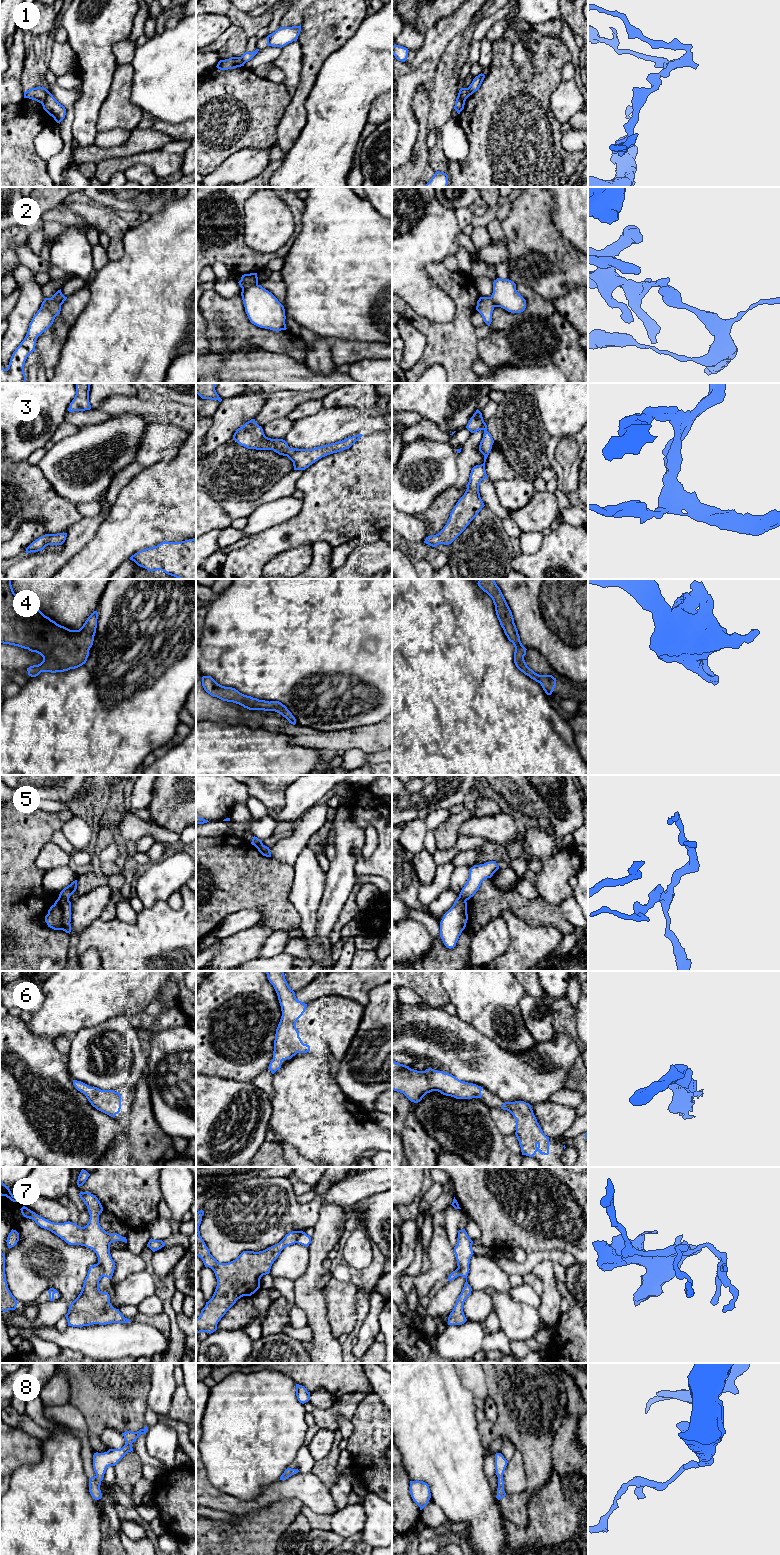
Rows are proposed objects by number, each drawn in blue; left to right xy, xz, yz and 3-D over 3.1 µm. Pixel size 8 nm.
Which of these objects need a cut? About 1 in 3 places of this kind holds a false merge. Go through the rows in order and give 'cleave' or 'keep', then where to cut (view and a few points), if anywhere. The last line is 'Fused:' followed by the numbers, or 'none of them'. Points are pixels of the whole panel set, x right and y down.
1: cleave; cut xy (48, 91), (47, 97), (41, 103)
2: cleave; cut xz (257, 283), (242, 289)
3: keep; cut none
4: keep; cut none
5: cleave; cut xy (59, 896), (68, 900)
6: keep; cut none
7: cleave; cut xy (97, 1263), (101, 1267), (103, 1275)
8: keep; cut none
Fused: 1, 2, 5, 7

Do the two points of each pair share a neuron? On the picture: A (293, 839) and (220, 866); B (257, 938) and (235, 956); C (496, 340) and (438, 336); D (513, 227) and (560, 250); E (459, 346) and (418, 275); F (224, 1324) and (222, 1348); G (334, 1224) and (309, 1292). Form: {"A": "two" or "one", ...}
{"A": "two", "B": "one", "C": "two", "D": "one", "E": "two", "F": "two", "G": "one"}

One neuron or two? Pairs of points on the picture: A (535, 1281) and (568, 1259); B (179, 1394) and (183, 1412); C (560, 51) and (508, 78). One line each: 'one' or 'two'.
A: two
B: one
C: one

